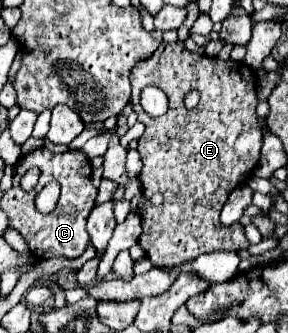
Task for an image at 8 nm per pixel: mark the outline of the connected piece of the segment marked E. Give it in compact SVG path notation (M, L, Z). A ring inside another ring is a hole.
M171 44L171 46L159 46L155 54L143 62L139 62L131 72L131 104L137 112L139 122L143 122L145 134L139 138L139 154L143 160L143 172L139 176L143 184L143 194L151 198L153 194L161 192L163 202L159 206L147 206L143 220L143 232L139 236L139 246L147 252L149 260L155 266L175 266L187 260L193 260L199 254L211 254L221 250L245 250L249 246L243 226L239 224L239 238L233 232L233 226L221 226L219 214L223 208L223 202L227 202L227 196L235 186L245 182L245 178L253 172L253 168L259 162L259 150L261 150L261 128L257 122L255 106L257 106L257 76L247 64L235 62L235 60L221 60L221 58L209 58L199 52L185 50L183 44ZM145 86L157 86L161 88L169 98L169 110L165 116L151 118L143 106L141 106L141 90ZM189 90L199 90L201 100L197 108L187 110L183 106L183 96Z

